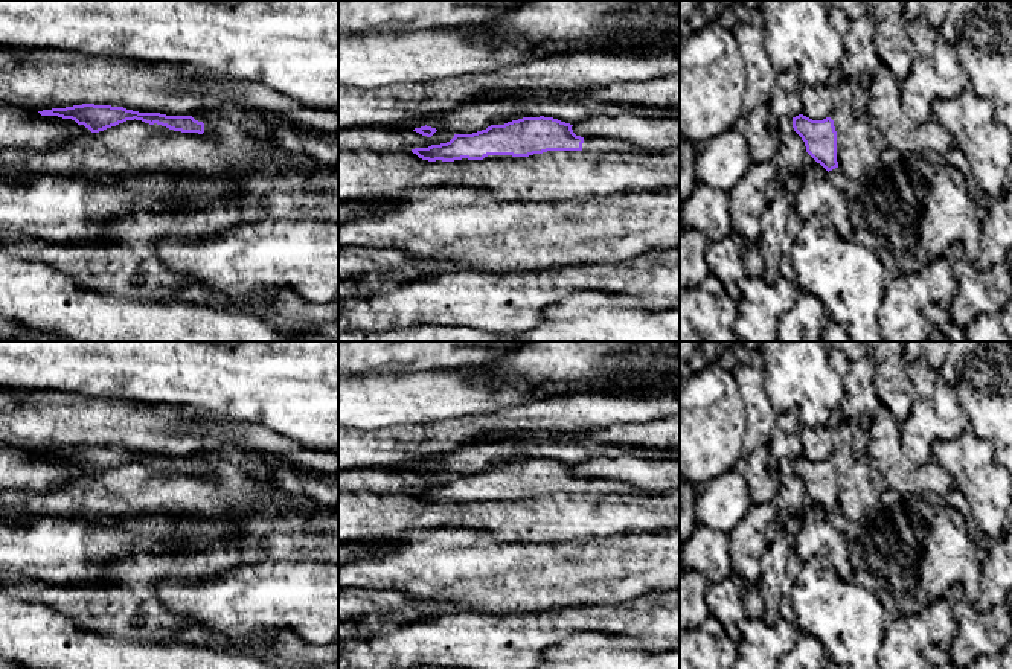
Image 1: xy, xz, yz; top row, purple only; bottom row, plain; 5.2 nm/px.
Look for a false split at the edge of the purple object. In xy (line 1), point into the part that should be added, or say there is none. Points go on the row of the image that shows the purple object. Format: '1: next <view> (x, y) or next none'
1: next none

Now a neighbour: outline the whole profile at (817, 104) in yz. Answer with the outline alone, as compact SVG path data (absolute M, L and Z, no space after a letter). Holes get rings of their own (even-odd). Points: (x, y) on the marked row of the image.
M800 85L802 114L812 120L823 120L831 117L832 96L831 88L826 85Z

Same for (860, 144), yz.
M844 78L831 88L831 96L838 166L844 177L860 181L890 146L870 116L853 114L852 90Z

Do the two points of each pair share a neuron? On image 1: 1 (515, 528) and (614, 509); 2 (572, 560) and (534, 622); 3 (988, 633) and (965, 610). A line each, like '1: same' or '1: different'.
1: same
2: different
3: same

